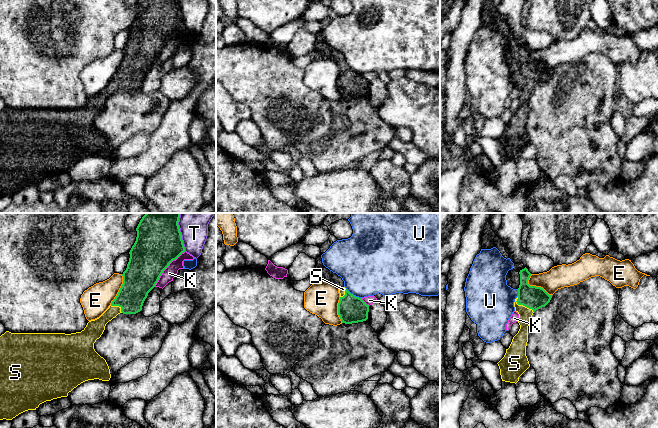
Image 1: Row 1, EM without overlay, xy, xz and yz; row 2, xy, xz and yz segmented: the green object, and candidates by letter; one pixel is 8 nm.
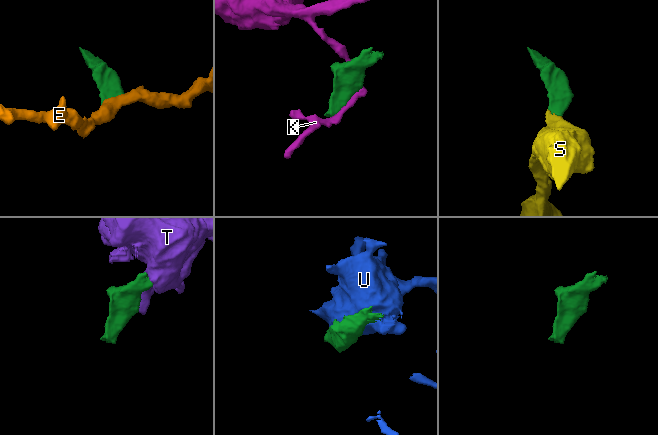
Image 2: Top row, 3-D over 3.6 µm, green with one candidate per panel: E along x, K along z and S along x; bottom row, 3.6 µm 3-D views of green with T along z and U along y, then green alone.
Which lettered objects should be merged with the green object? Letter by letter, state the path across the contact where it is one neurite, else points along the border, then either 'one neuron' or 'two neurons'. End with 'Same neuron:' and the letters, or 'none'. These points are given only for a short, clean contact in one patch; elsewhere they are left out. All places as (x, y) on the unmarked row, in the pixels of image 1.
E: two neurons
K: two neurons
S: across yz (532, 73), (522, 80), (525, 90) | one neuron
T: two neurons
U: two neurons
Same neuron: S

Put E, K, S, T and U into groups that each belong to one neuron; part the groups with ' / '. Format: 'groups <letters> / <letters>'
groups E / K / S / T / U

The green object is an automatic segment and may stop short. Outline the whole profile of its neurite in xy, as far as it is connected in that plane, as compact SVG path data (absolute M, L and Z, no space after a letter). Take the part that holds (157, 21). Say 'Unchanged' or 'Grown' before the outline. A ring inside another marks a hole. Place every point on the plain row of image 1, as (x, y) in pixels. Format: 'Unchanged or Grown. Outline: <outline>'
Grown. Outline: M138 0L137 13L129 30L129 38L123 48L123 60L109 84L97 95L91 96L81 108L65 109L11 109L0 112L0 196L12 196L19 190L36 186L40 180L53 175L67 173L81 159L99 155L109 157L110 145L106 136L94 125L94 119L101 113L106 100L118 90L136 90L142 86L148 69L155 63L169 40L185 28L178 0Z

